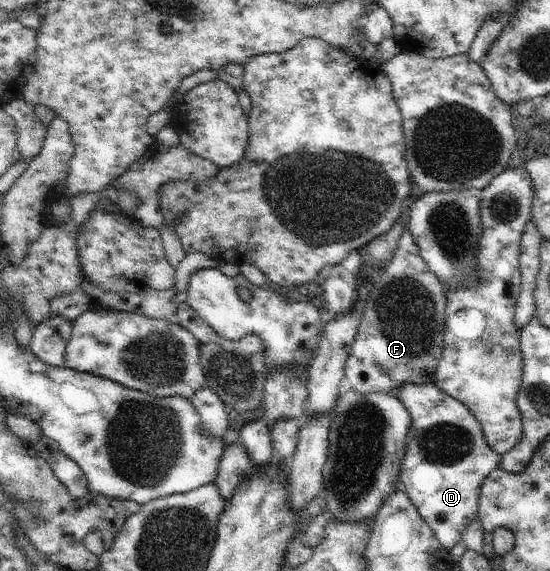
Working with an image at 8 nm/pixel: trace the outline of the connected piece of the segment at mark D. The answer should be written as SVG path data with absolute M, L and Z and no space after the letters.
M429 381L426 384L401 384L395 391L396 398L401 401L405 406L405 409L411 414L412 422L410 423L409 433L406 437L407 445L406 450L402 459L402 464L399 470L398 481L400 488L409 496L409 499L413 502L415 509L419 512L419 515L427 522L427 525L431 526L431 529L435 532L437 539L441 542L441 545L445 549L451 550L455 547L455 544L462 539L464 531L467 526L478 517L478 505L480 498L481 486L483 485L484 479L493 471L497 466L500 465L502 456L497 452L494 452L489 444L485 441L485 436L482 432L482 427L473 412L458 399L455 399L451 394L442 392L433 381Z

